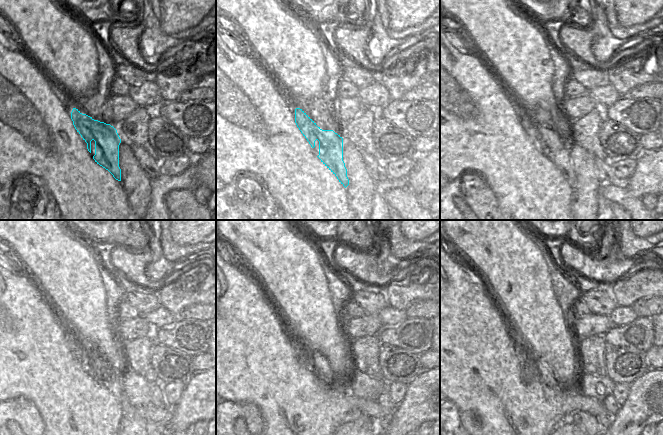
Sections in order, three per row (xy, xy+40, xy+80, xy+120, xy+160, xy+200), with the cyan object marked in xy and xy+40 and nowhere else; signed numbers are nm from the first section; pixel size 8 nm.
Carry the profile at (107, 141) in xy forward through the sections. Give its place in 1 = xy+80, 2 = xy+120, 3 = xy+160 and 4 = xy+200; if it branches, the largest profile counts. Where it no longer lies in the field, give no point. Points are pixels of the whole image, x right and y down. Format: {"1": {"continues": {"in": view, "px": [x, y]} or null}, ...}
{"1": {"continues": {"in": "xy+80", "px": [559, 155]}}, "2": {"continues": {"in": "xy+120", "px": [115, 385]}}, "3": {"continues": {"in": "xy+160", "px": [354, 414]}}, "4": {"continues": {"in": "xy+200", "px": [588, 423]}}}

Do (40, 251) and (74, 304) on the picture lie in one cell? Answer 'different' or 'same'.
same

